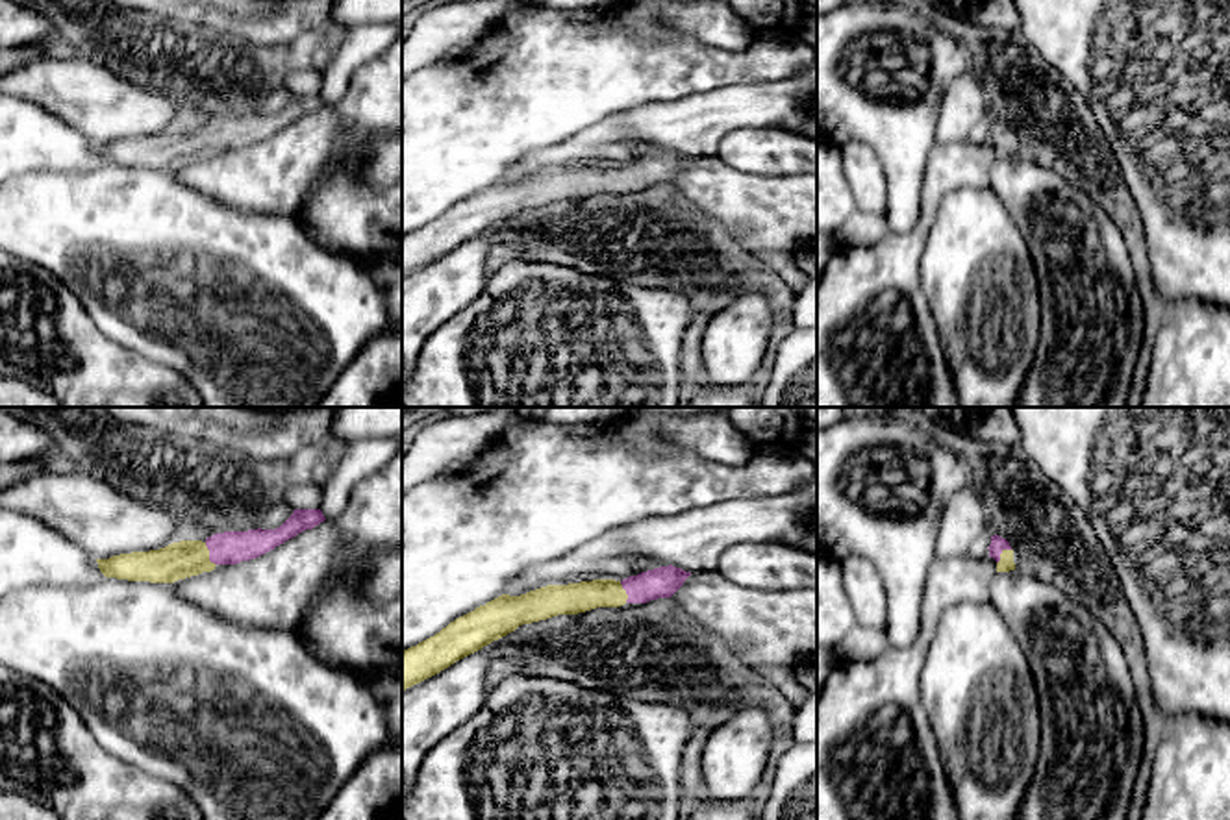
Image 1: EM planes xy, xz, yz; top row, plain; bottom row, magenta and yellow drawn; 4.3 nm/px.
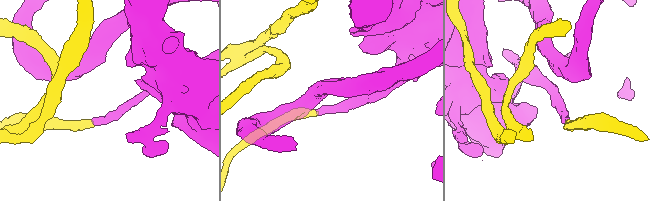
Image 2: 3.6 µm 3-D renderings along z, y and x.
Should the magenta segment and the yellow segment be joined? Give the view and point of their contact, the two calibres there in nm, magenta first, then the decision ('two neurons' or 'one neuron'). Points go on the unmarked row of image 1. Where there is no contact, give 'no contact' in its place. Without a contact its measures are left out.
xy (210, 139) | 140/160 nm | one neuron

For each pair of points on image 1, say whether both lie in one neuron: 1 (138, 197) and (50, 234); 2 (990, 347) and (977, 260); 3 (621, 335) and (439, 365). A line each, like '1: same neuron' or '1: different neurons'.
1: same neuron
2: same neuron
3: same neuron

